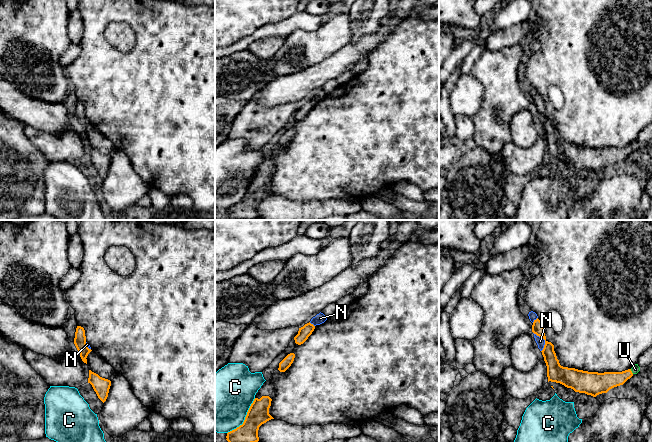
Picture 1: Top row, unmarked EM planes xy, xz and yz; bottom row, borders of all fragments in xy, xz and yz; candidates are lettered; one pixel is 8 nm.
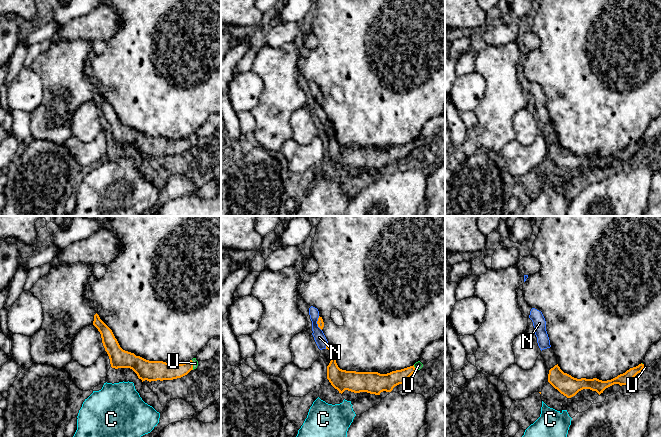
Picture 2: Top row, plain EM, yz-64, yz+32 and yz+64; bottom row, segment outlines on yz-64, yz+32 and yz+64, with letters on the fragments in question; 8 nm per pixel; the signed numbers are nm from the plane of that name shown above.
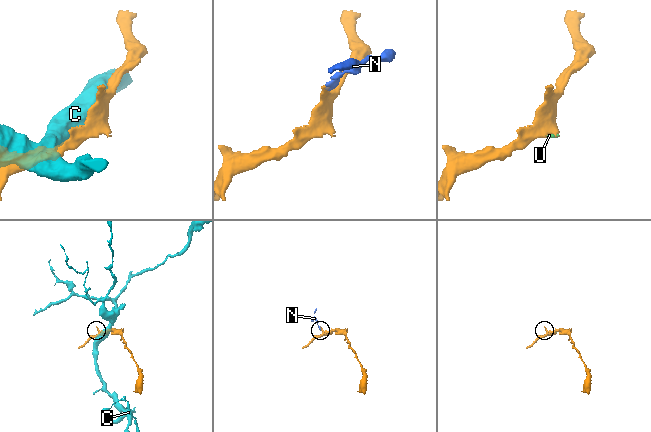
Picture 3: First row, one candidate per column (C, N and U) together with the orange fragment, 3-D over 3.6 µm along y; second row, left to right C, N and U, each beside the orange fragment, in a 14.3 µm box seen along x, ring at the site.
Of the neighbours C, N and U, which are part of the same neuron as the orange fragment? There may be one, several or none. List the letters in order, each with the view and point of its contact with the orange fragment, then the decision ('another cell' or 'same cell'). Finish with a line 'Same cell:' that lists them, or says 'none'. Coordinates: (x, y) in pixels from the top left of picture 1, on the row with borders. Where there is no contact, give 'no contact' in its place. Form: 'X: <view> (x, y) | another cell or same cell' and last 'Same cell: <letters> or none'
C: xz (245, 418) | another cell
N: yz (544, 339) | same cell
U: yz (631, 371) | same cell
Same cell: N, U

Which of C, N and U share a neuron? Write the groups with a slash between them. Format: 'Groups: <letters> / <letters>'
Groups: C / N U

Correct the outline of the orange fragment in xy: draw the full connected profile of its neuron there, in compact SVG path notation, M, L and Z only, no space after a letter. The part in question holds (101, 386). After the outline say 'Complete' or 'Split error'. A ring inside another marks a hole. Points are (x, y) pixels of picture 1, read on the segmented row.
M89 370L88 383L90 383L96 392L98 398L104 403L108 397L111 381L100 377L98 374Z. Complete

